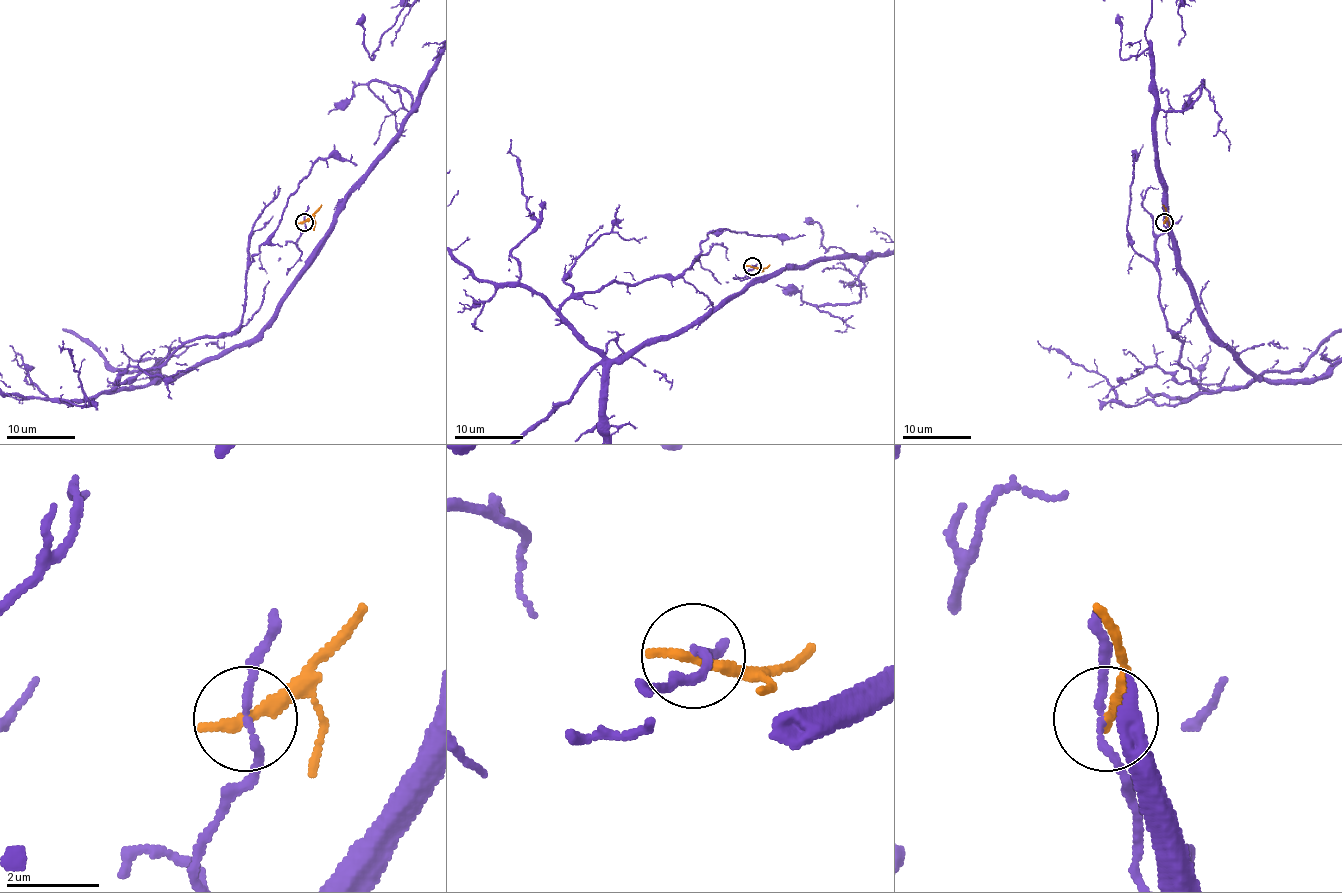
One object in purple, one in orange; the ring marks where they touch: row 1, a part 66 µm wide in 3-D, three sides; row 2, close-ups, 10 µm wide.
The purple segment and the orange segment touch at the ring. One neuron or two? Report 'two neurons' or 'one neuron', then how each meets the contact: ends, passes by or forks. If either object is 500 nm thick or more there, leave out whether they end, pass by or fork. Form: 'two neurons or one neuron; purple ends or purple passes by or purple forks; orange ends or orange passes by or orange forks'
two neurons; purple passes by; orange ends

